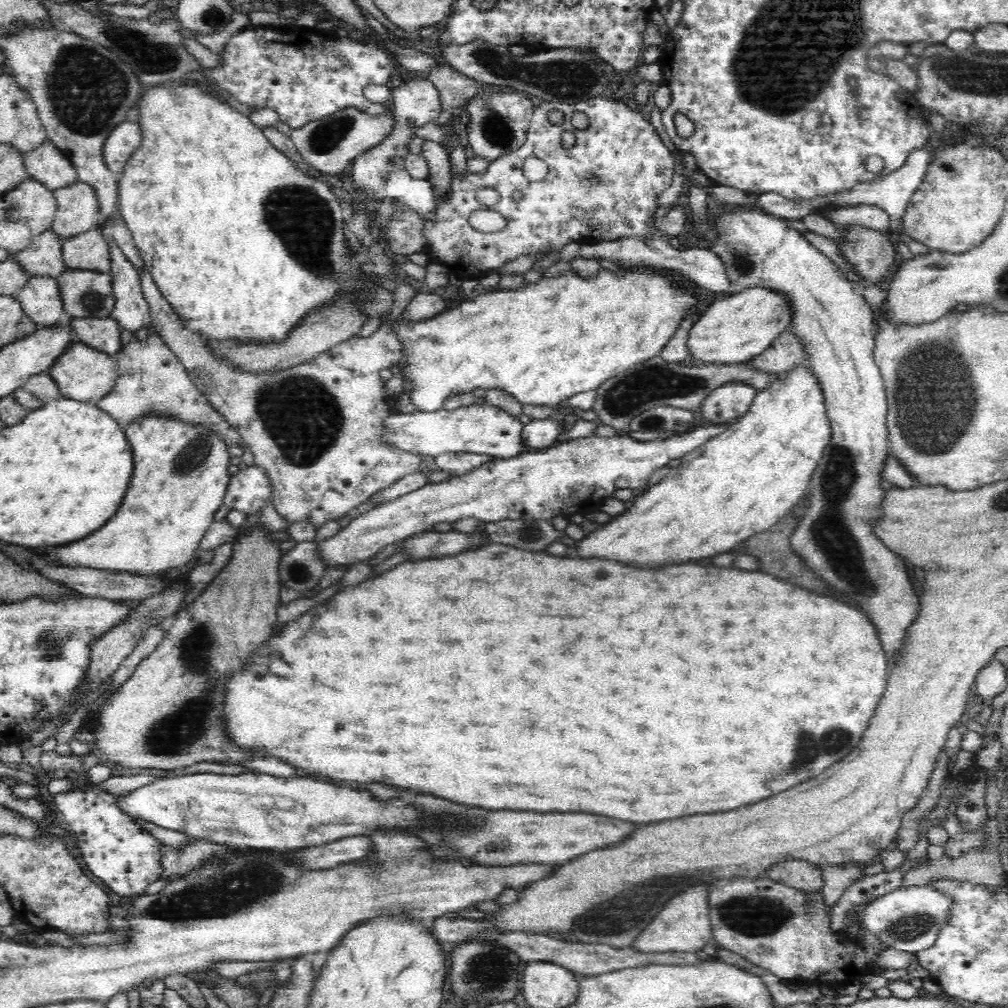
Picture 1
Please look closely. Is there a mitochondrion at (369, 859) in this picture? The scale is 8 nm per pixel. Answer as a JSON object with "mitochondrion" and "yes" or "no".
{"mitochondrion":"no"}

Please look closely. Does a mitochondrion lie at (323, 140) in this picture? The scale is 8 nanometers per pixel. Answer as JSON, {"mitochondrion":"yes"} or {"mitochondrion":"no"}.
{"mitochondrion":"yes"}

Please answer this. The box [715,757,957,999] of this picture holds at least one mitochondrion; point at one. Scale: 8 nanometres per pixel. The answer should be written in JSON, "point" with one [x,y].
{"point":[915,924]}

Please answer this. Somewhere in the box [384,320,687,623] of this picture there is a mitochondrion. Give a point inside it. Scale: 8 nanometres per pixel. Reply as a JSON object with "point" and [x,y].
{"point":[530,534]}

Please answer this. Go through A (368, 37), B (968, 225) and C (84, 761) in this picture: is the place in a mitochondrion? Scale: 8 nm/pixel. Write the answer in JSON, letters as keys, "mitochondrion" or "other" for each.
{"A":"other","B":"other","C":"other"}

